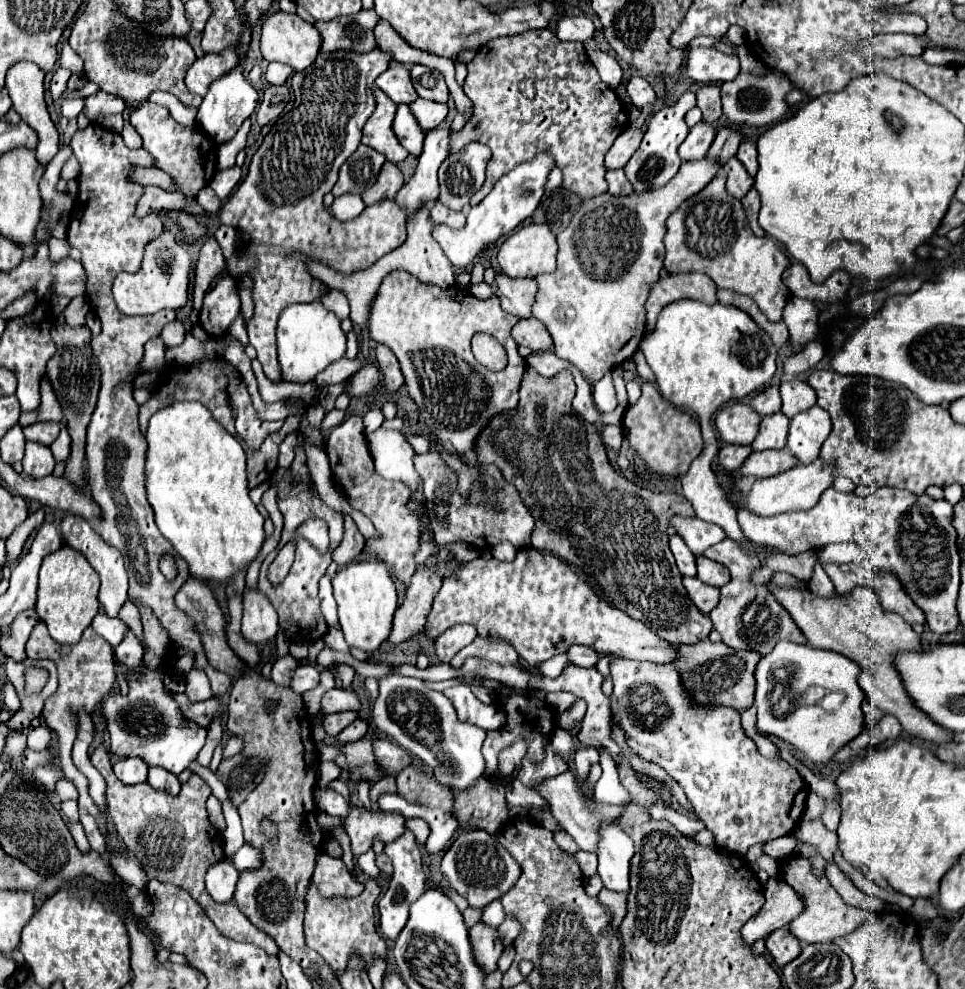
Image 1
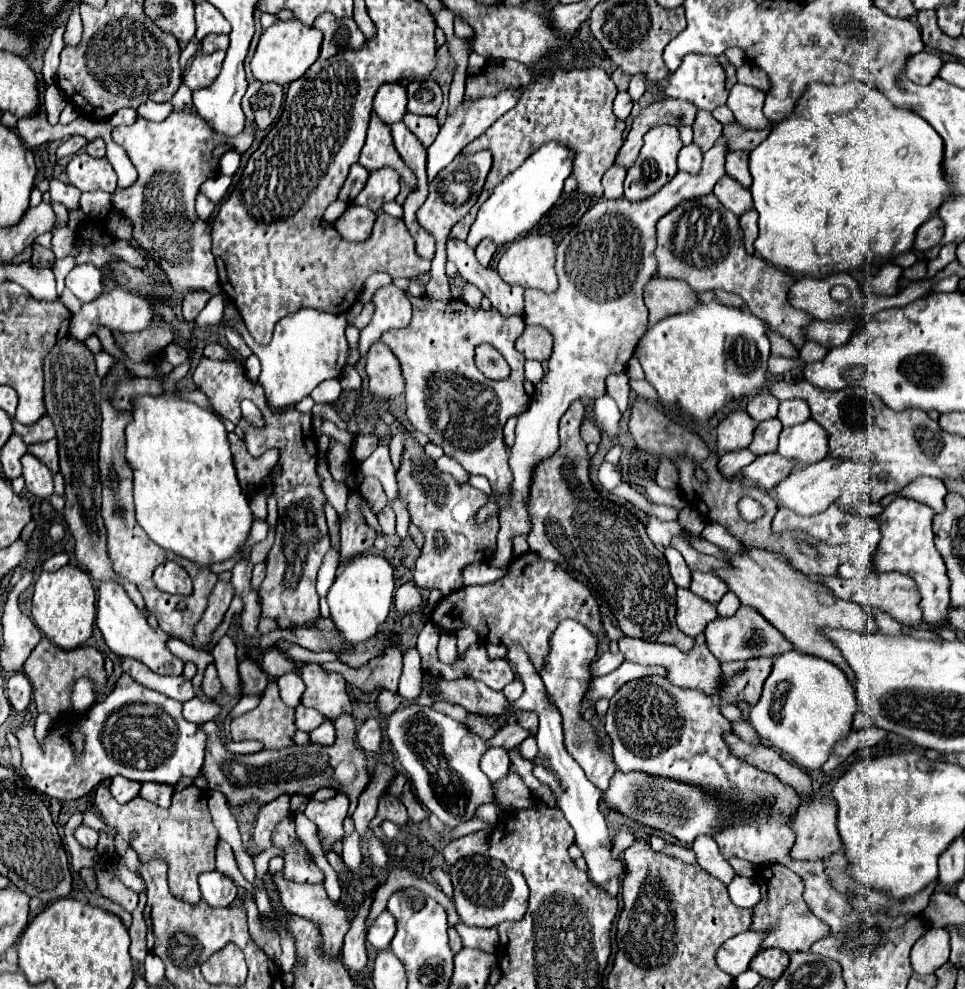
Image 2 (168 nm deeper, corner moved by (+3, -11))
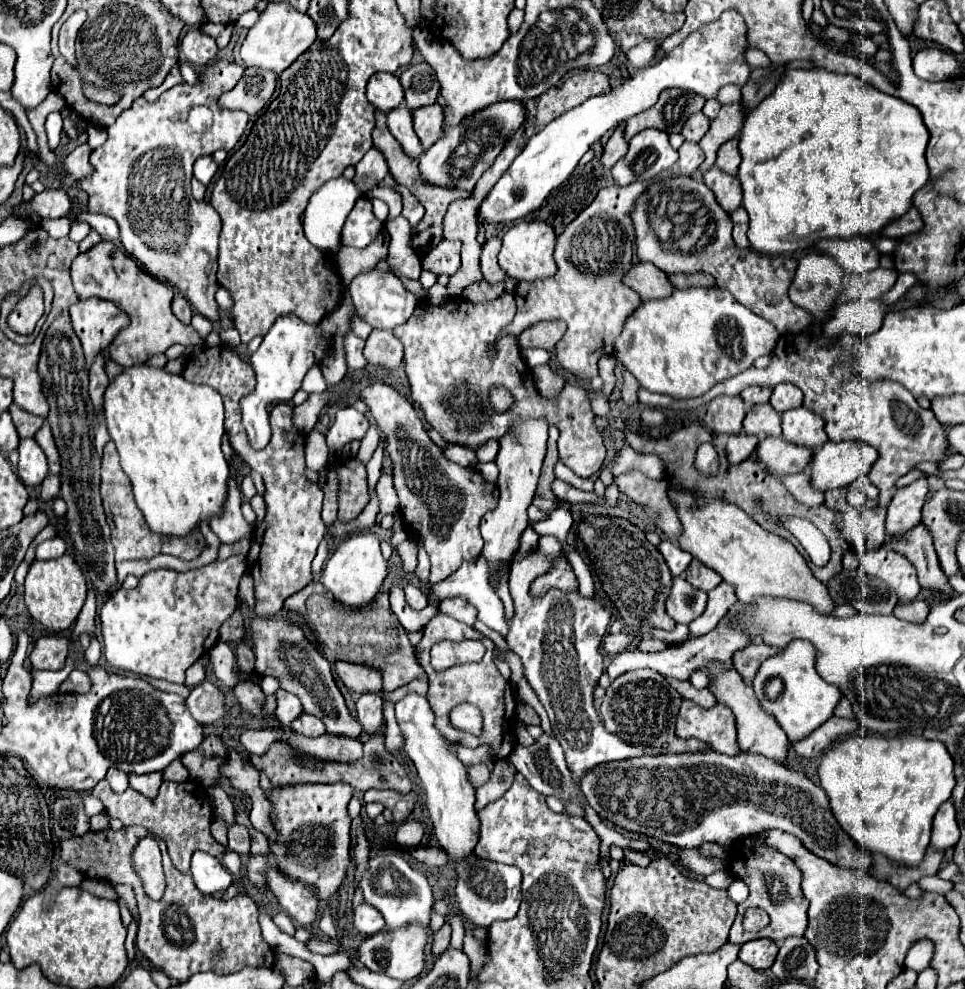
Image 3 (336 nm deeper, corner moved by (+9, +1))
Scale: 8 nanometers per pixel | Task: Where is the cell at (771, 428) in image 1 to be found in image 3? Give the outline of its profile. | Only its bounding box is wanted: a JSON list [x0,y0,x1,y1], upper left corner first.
[744,404,780,436]

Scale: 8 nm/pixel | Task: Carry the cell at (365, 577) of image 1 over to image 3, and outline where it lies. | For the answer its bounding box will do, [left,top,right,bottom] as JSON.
[322,532,388,608]

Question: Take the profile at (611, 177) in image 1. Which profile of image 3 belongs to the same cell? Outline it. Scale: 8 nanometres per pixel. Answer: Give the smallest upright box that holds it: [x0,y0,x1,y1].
[600,124,628,170]

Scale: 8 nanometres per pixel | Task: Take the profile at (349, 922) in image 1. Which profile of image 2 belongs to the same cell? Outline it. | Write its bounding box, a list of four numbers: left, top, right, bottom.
[272,870,348,956]

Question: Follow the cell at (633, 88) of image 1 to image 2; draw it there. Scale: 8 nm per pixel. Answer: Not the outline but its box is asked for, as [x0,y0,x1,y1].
[628,74,646,102]

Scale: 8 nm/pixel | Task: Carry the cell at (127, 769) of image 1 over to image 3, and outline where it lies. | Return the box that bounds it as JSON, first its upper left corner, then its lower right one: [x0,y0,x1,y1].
[106,768,128,794]

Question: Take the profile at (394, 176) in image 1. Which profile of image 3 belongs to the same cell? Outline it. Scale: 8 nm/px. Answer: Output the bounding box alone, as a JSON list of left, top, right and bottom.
[352,148,388,194]

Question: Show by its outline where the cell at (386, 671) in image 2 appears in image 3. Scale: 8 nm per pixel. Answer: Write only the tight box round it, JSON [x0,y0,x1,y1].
[334,660,382,692]

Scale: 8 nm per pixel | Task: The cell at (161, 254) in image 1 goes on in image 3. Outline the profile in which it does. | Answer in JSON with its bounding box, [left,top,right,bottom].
[70,296,130,368]

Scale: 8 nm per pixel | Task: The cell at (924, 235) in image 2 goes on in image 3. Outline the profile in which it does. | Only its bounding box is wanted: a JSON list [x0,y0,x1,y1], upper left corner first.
[882,208,924,238]

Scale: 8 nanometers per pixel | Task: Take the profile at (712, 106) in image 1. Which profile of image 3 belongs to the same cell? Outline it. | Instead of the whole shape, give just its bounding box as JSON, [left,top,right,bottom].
[682,112,710,142]

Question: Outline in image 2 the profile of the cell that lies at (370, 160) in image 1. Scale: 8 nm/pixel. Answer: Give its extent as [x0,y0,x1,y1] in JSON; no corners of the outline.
[338,164,368,204]

